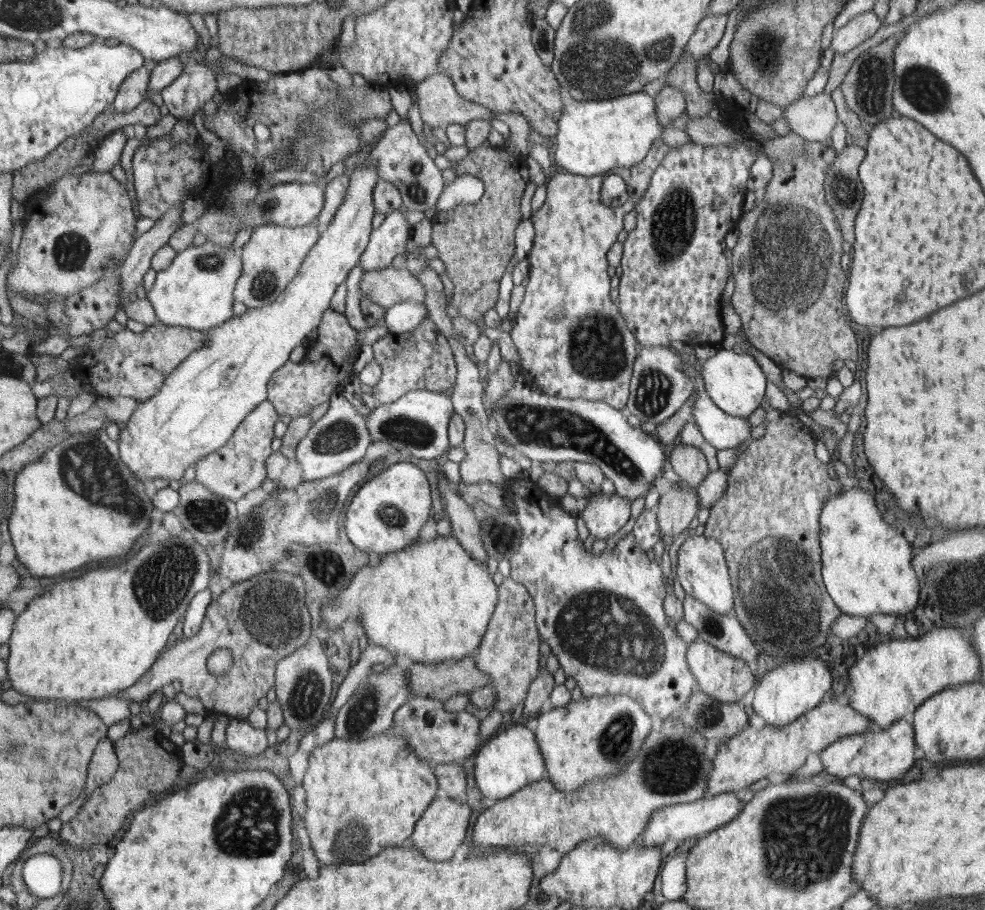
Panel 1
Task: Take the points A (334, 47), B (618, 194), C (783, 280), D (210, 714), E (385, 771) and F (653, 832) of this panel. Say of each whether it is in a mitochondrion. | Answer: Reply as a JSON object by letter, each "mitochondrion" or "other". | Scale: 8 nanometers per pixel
{"A":"other","B":"other","C":"mitochondrion","D":"other","E":"other","F":"other"}

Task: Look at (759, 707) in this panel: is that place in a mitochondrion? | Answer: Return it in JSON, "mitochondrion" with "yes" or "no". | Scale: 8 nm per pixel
{"mitochondrion":"no"}

